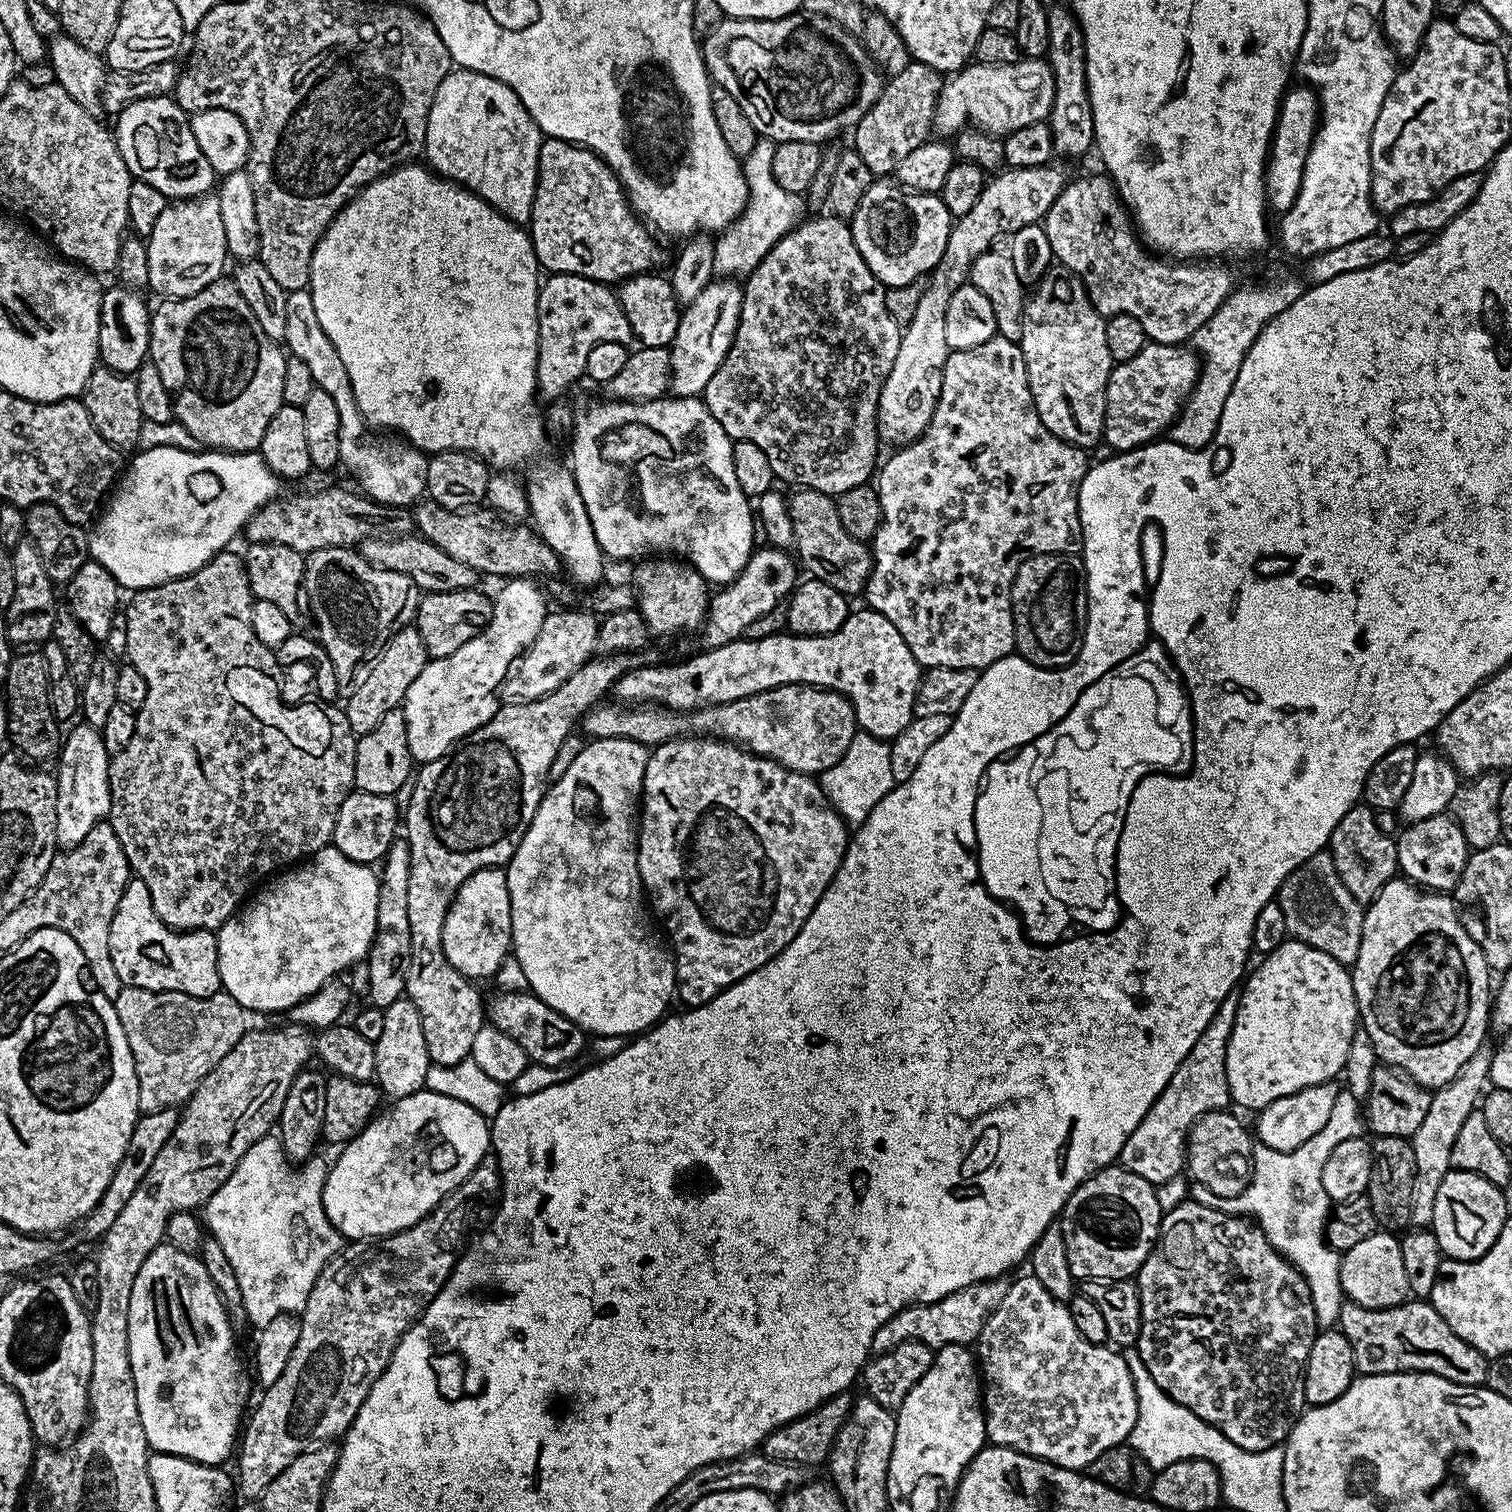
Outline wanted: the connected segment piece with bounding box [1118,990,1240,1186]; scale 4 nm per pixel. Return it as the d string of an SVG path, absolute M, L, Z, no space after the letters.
M1234 990L1218 1006L1214 1018L1202 1030L1198 1042L1186 1054L1162 1094L1150 1106L1150 1110L1138 1122L1138 1126L1126 1138L1118 1157L1126 1170L1146 1178L1153 1186L1164 1184L1170 1178L1181 1175L1186 1168L1188 1132L1207 1112L1219 1112L1230 1104L1226 1082L1226 1046L1234 1030L1234 1018L1240 1005L1240 992Z

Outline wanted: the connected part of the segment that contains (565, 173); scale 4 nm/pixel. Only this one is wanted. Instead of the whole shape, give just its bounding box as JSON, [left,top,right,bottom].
[530,138,664,286]

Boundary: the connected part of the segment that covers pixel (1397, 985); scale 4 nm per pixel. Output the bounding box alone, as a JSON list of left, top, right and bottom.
[1350,878,1490,1090]

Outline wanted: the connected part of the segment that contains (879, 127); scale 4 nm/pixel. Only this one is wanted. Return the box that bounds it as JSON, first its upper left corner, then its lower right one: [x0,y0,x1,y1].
[854,62,941,178]

